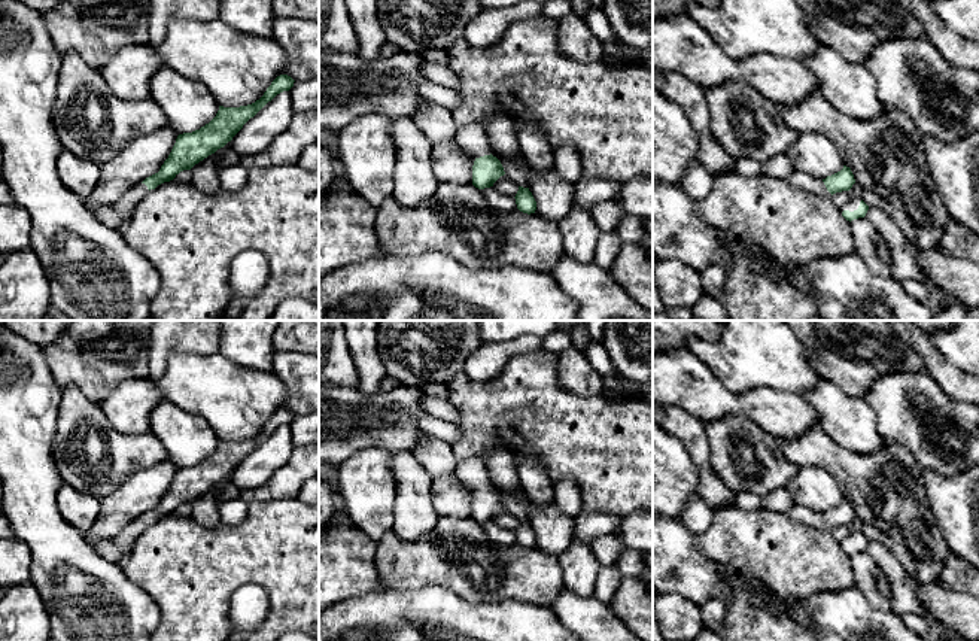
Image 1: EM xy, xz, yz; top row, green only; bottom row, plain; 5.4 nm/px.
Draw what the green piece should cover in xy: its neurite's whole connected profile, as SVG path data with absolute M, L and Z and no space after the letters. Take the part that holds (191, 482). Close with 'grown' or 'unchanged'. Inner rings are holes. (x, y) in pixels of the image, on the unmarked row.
M280 408L255 437L240 441L219 440L216 450L209 458L192 467L179 468L159 505L128 522L115 538L113 543L125 550L116 565L125 571L134 543L151 523L173 514L180 505L191 504L195 498L224 481L268 435L277 428L289 425L294 416L291 410Z; grown

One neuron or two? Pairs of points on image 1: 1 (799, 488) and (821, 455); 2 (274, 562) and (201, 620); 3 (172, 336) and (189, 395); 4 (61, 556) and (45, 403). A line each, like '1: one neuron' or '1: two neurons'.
1: two neurons
2: one neuron
3: two neurons
4: one neuron

